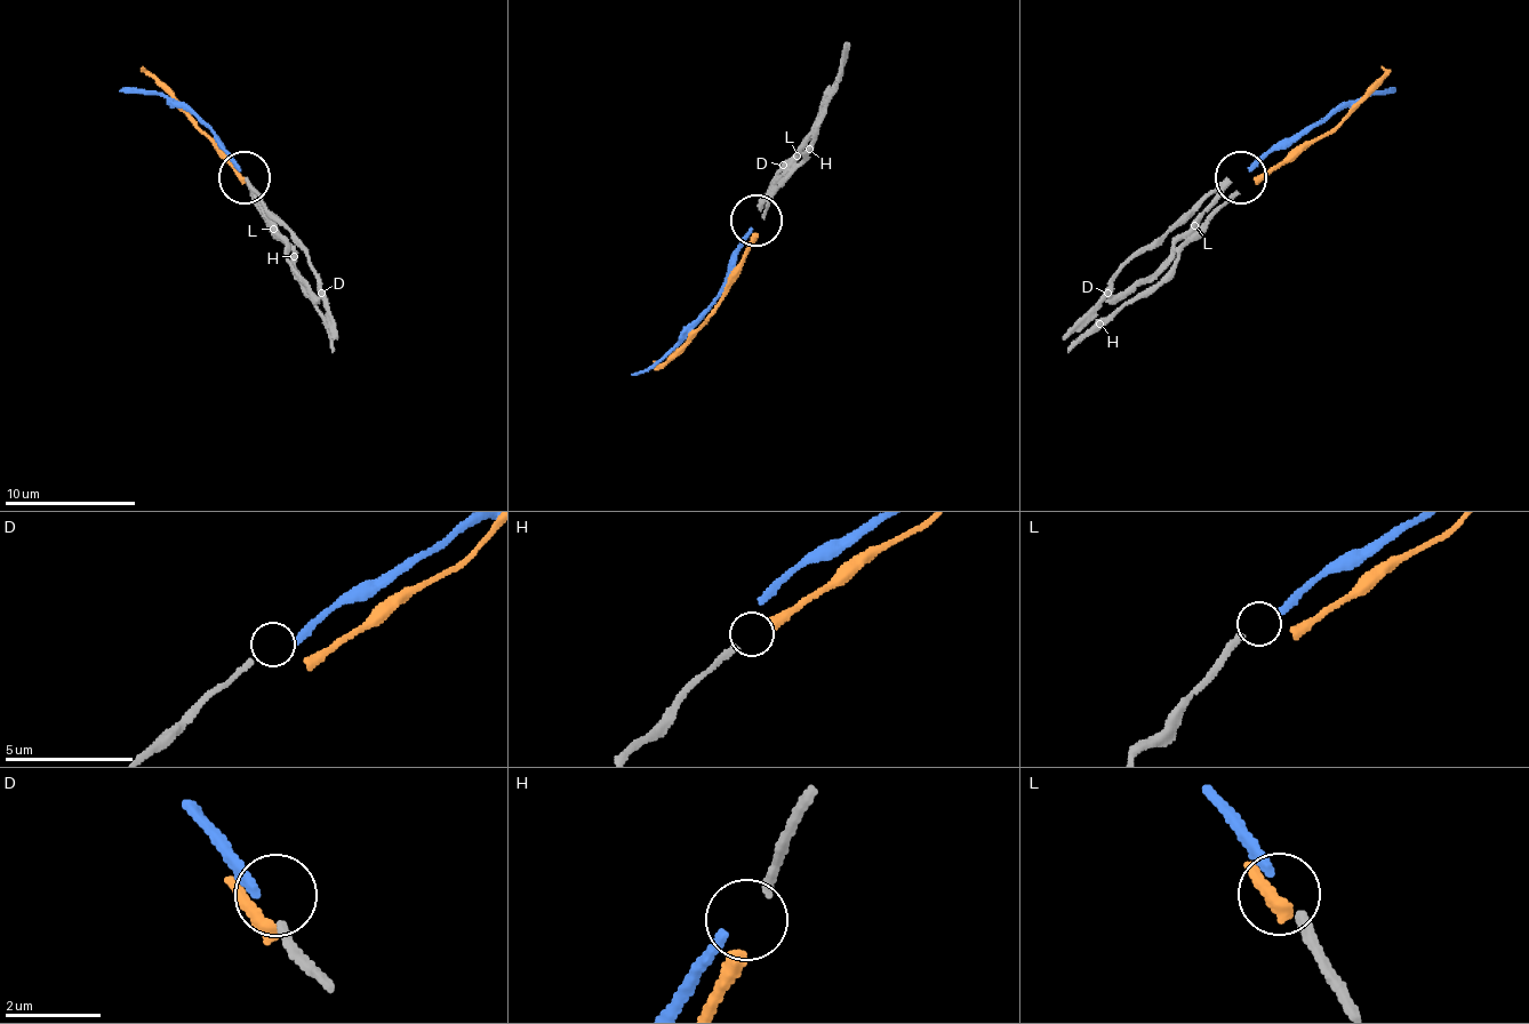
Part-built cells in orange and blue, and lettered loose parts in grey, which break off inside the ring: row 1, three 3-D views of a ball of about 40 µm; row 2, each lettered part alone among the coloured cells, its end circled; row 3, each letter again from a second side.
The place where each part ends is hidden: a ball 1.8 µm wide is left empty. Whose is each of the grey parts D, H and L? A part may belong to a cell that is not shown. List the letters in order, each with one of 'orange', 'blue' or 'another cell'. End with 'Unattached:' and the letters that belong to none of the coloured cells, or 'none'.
D: another cell
H: orange
L: blue
Unattached: D

